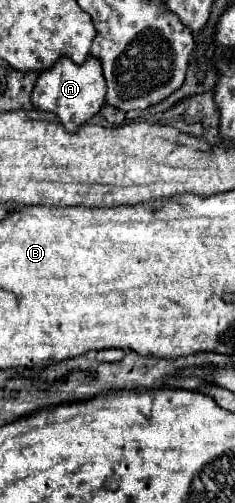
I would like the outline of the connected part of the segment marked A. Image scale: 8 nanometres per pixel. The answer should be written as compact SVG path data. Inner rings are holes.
M61 56L51 68L39 74L31 94L31 102L35 104L37 110L49 110L57 114L61 124L73 132L103 108L105 92L107 84L103 78L103 66L99 58L89 56L83 64L75 64L73 60Z

